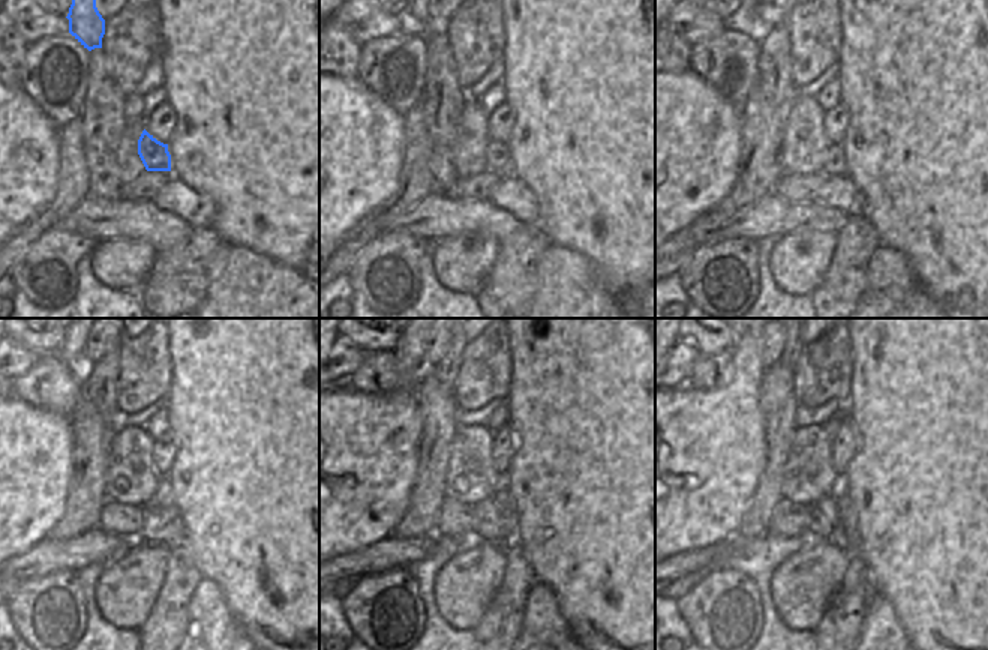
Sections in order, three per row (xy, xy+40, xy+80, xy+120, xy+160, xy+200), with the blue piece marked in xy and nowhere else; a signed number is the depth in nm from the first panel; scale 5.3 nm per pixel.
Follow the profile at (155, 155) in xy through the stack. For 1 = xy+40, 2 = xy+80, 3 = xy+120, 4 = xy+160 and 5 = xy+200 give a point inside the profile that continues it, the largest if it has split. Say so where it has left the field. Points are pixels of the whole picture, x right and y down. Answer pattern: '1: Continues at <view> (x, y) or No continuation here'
1: Continues at xy+40 (496, 156)
2: Continues at xy+80 (834, 156)
3: Continues at xy+120 (164, 497)
4: Continues at xy+160 (501, 496)
5: Continues at xy+200 (847, 517).

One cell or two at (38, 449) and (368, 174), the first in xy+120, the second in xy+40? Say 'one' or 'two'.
one

